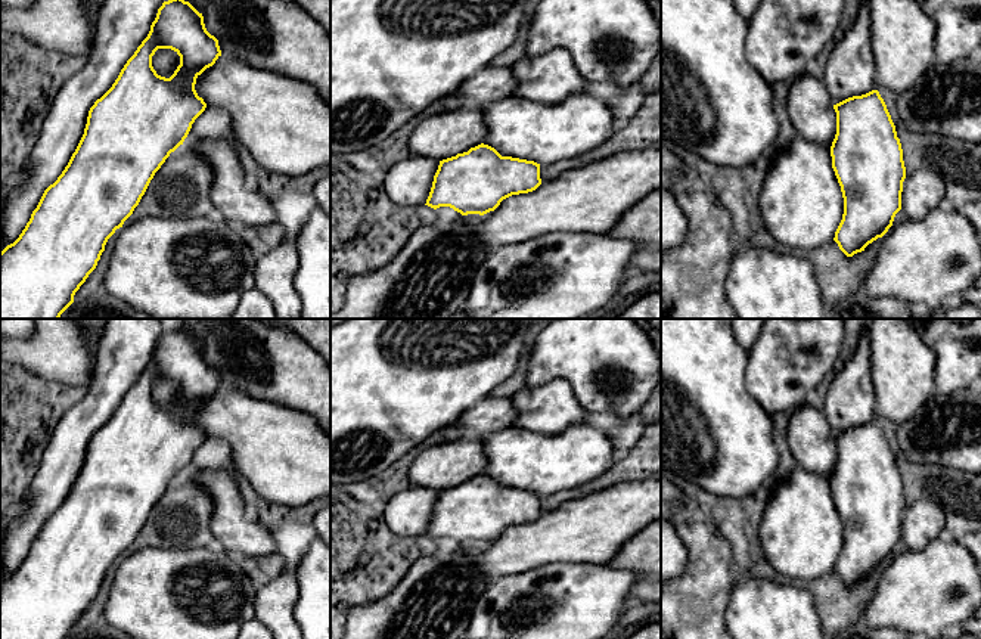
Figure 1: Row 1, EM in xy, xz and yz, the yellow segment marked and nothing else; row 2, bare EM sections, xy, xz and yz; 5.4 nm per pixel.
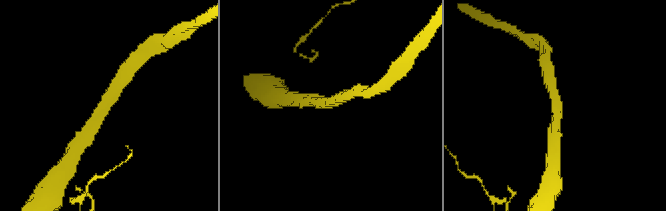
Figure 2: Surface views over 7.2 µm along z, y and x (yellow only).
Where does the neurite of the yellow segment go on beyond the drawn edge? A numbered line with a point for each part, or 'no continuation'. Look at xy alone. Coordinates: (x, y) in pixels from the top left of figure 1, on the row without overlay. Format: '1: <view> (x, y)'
1: xy (126, 346)

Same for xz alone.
1: xz (407, 514)

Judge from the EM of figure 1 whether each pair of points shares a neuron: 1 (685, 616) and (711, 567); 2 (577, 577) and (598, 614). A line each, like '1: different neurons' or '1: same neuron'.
1: same neuron
2: same neuron

